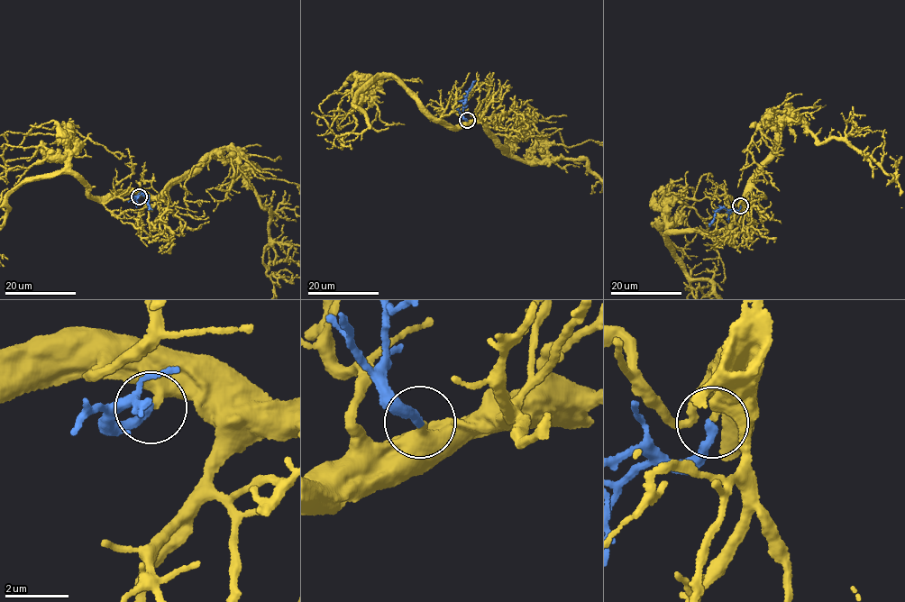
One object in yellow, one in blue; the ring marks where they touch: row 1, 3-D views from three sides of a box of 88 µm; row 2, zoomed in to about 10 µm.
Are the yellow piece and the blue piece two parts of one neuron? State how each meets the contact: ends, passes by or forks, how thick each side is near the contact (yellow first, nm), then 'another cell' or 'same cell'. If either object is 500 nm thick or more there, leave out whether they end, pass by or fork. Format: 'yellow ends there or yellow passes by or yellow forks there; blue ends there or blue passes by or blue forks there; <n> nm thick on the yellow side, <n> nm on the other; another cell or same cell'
yellow ends there; blue ends there; 360 nm thick on the yellow side, 240 nm on the other; same cell

